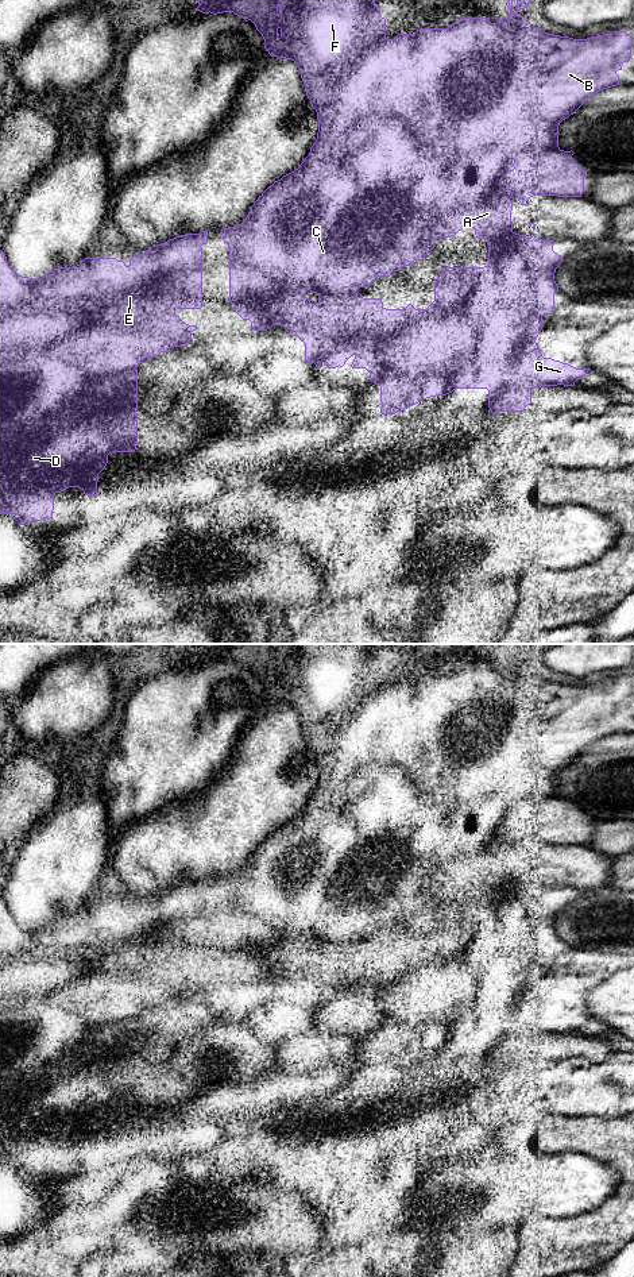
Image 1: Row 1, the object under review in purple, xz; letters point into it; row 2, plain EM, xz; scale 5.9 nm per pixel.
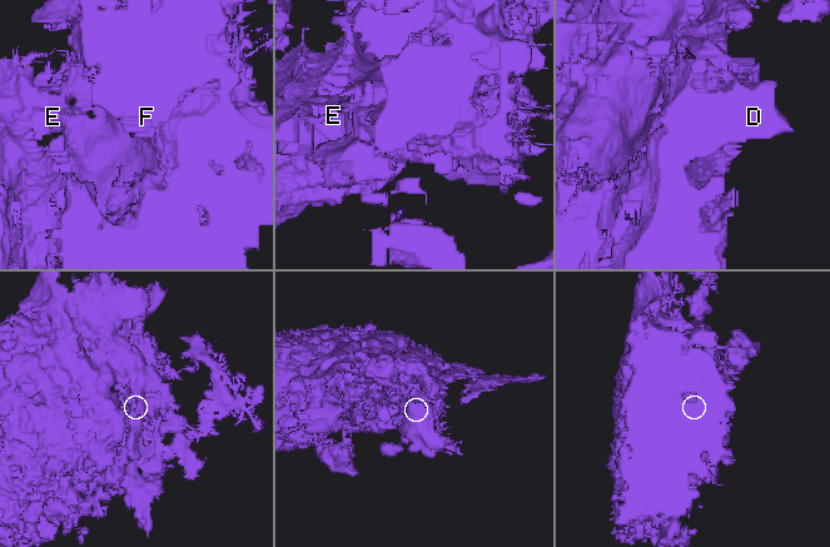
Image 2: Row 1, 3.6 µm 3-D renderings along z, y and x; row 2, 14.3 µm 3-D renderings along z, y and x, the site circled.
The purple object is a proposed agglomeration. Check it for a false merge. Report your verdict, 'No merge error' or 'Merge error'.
Merge error

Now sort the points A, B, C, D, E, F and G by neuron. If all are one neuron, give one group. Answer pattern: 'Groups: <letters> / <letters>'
Groups: A B C D F G / E

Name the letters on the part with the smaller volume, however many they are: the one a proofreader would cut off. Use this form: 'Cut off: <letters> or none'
Cut off: E

